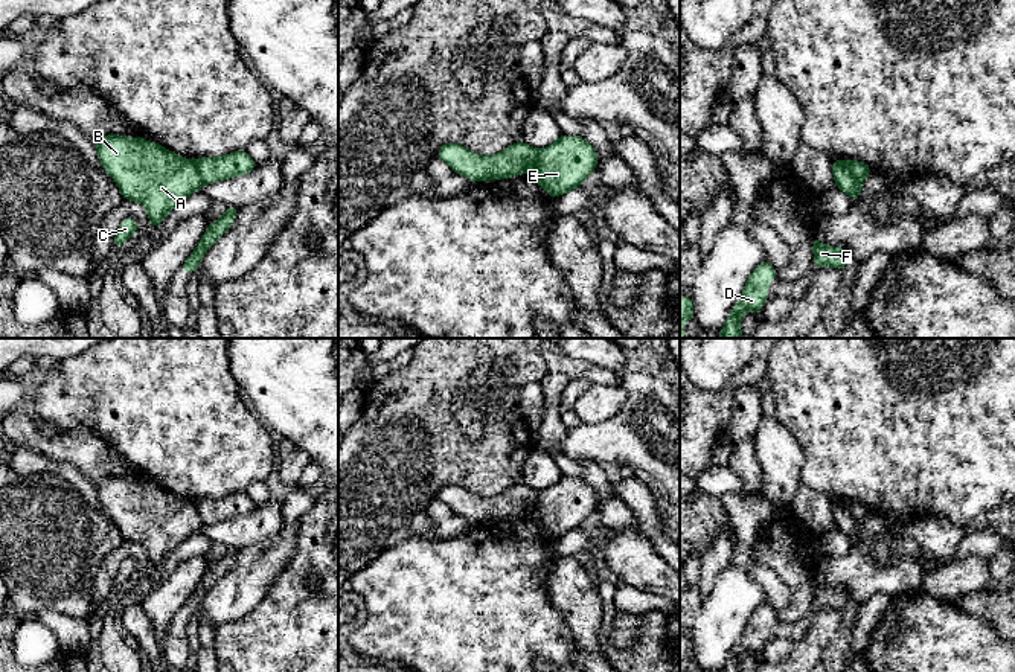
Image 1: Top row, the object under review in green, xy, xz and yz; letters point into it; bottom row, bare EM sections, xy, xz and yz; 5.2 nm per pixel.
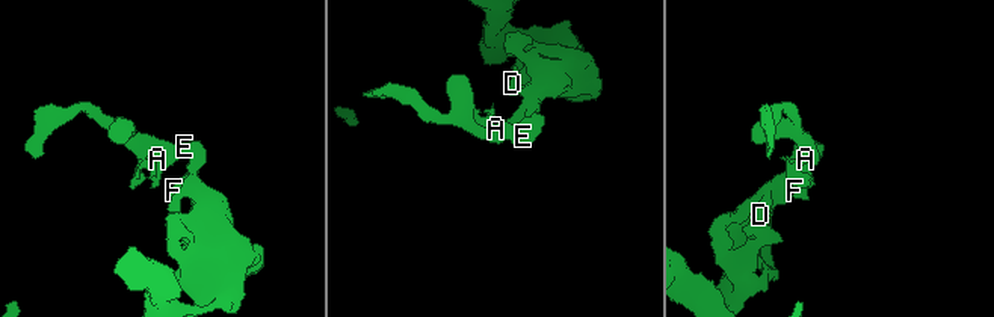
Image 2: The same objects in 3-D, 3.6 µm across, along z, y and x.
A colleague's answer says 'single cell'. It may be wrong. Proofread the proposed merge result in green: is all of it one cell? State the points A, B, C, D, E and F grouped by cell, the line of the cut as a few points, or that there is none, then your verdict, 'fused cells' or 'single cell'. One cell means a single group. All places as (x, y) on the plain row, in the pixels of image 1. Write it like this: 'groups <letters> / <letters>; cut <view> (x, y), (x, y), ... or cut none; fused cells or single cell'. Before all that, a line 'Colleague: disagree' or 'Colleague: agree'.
Colleague: disagree
groups A B C / D E F; cut yz (838, 502), (852, 517), (860, 532); fused cells

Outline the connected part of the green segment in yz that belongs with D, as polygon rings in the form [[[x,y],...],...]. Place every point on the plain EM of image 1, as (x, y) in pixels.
[[[765,600],[748,619],[741,642],[733,648],[722,672],[741,672],[741,657],[751,651],[757,655],[768,640],[768,626],[771,620],[777,620],[776,611]]]

